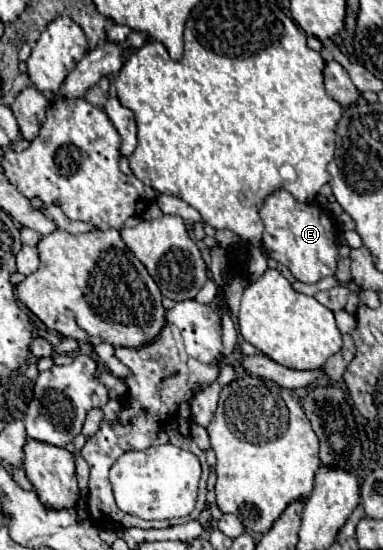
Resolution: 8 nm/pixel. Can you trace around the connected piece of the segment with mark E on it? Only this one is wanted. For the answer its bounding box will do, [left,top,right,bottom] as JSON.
[260,189,338,283]

